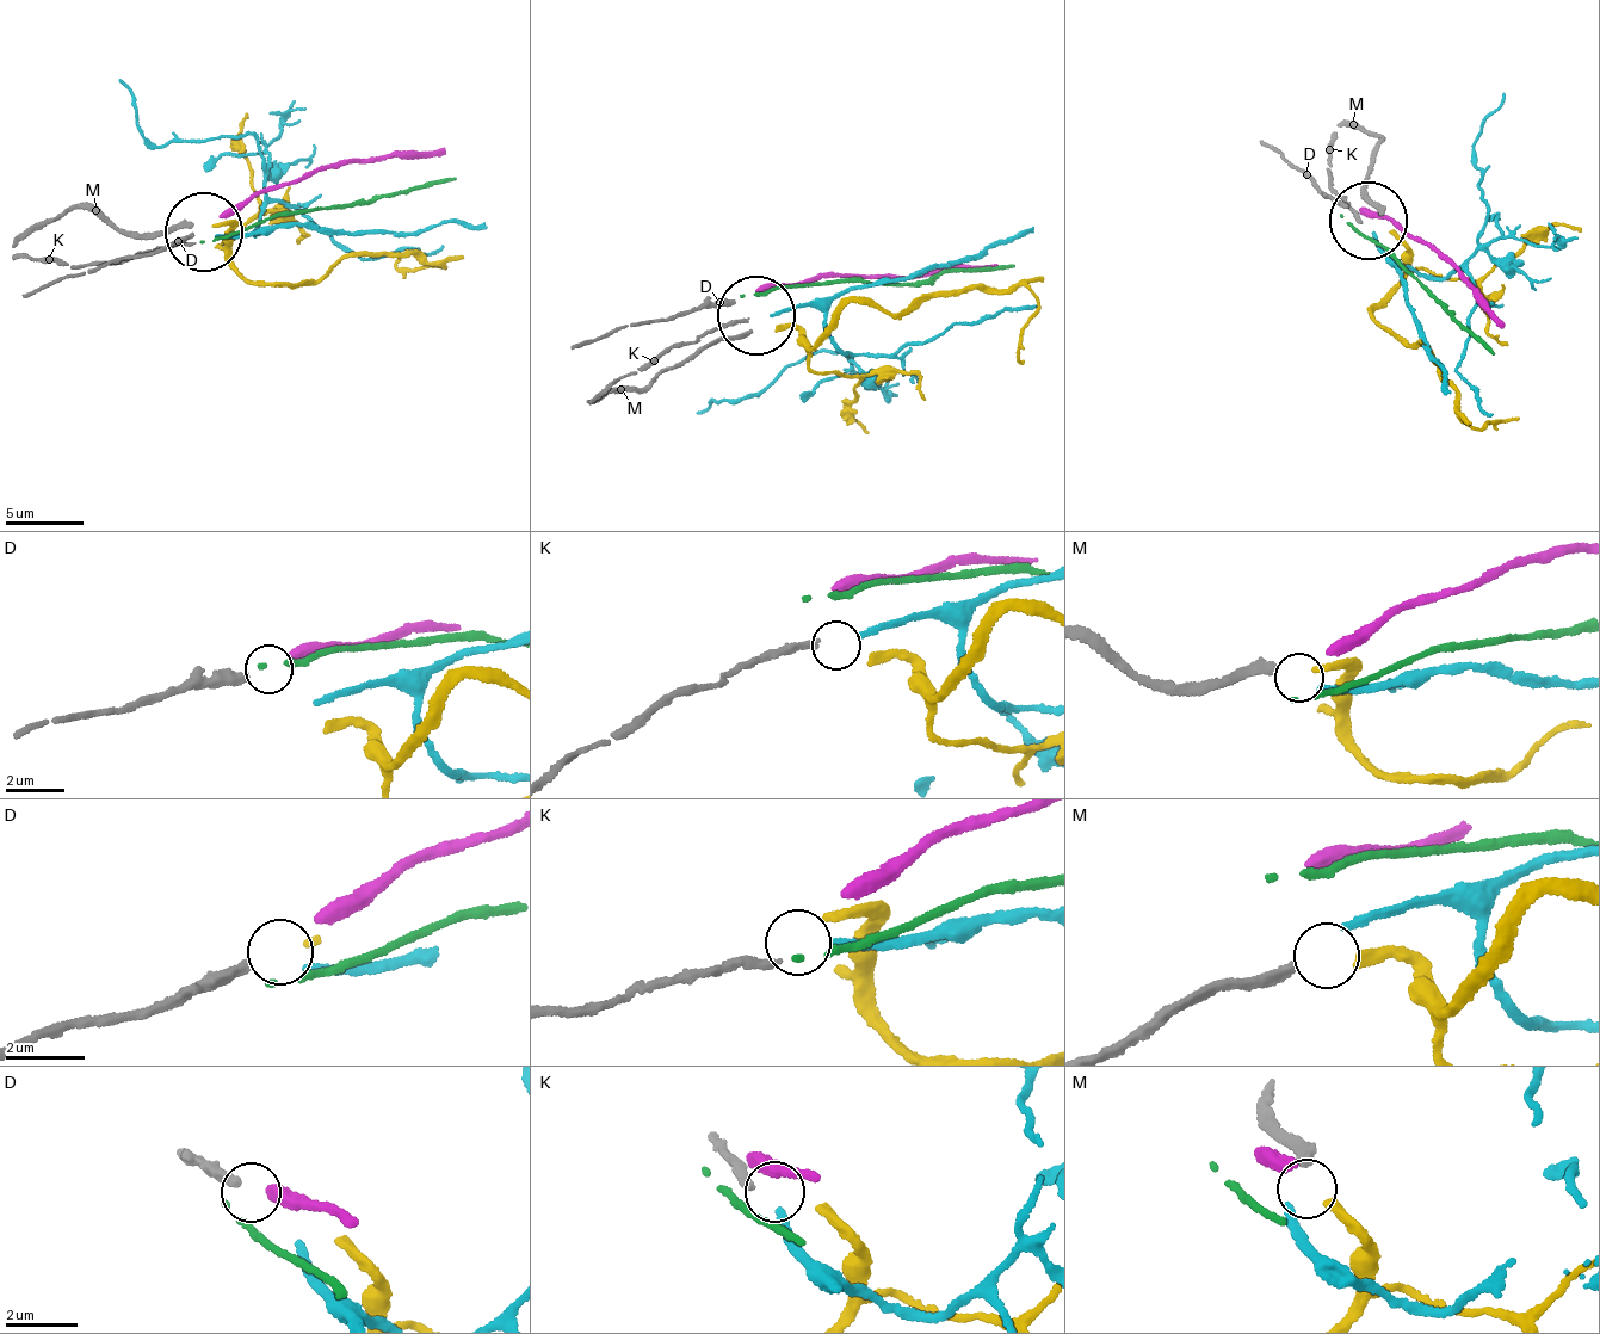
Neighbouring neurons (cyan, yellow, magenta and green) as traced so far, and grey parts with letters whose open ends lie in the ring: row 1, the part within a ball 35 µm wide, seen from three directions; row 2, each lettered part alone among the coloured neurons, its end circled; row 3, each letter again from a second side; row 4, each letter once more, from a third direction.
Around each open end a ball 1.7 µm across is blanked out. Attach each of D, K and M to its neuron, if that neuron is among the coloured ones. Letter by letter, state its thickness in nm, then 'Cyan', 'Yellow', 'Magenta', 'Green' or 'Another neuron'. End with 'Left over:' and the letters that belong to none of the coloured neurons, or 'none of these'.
D: Thickness 320 nm. Another neuron
K: Thickness 180 nm. Cyan
M: Thickness 280 nm. Yellow
Left over: D

